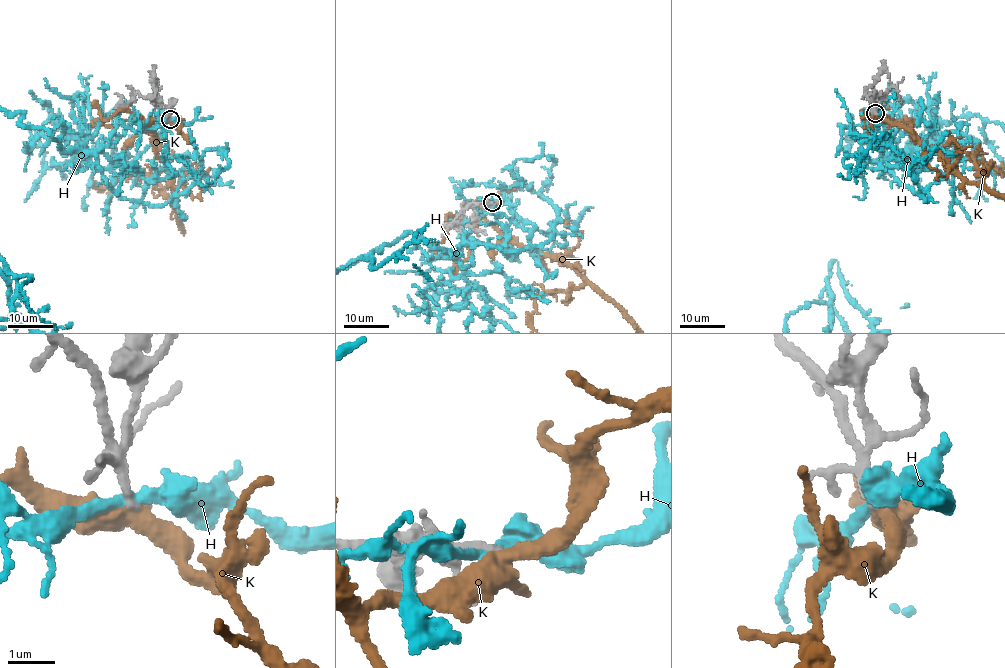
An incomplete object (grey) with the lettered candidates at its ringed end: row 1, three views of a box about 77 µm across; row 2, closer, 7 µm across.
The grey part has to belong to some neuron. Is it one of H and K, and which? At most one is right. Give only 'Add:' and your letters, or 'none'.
Add: none

